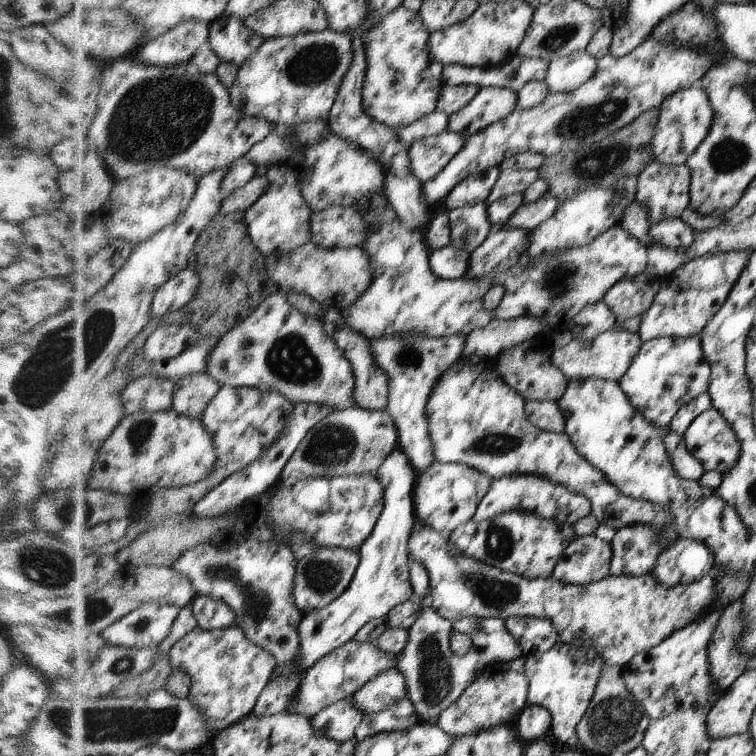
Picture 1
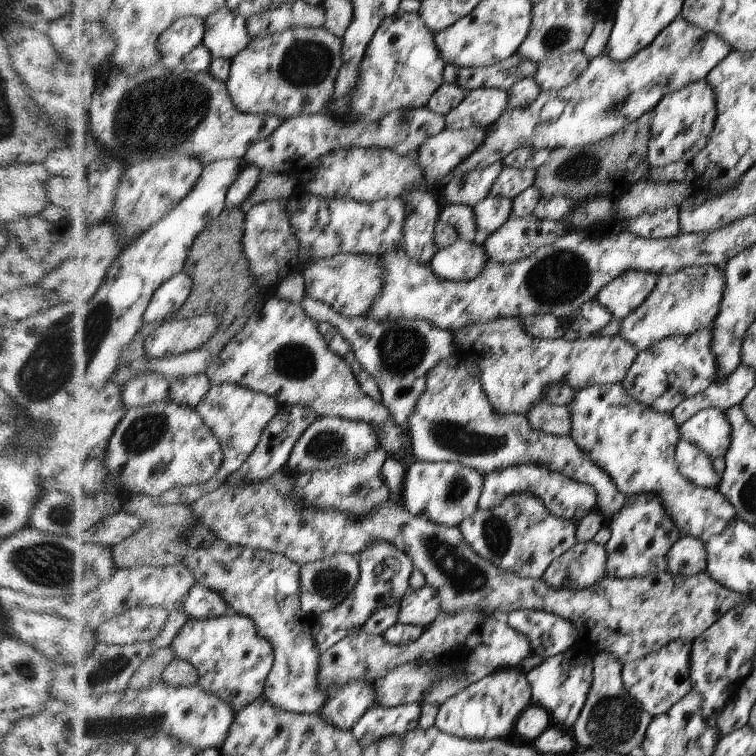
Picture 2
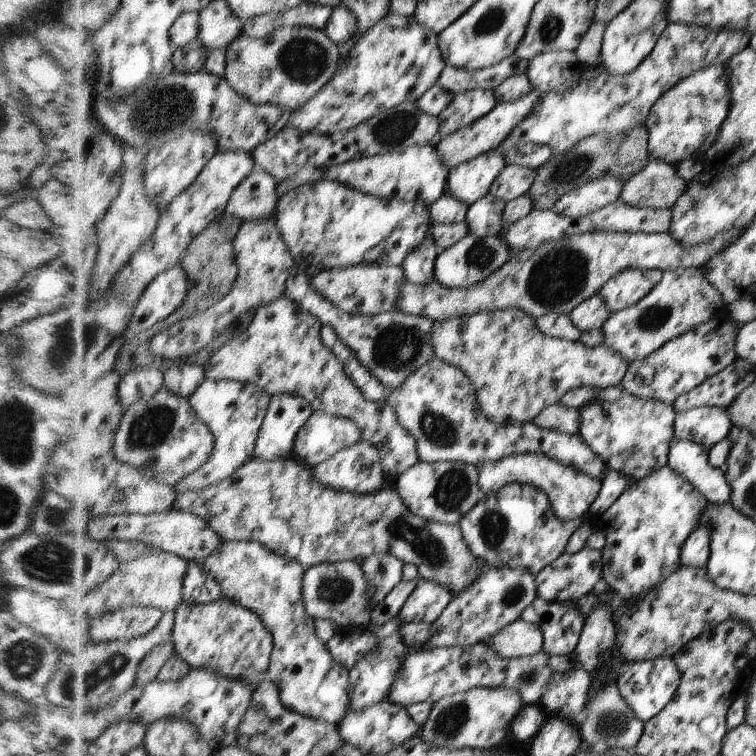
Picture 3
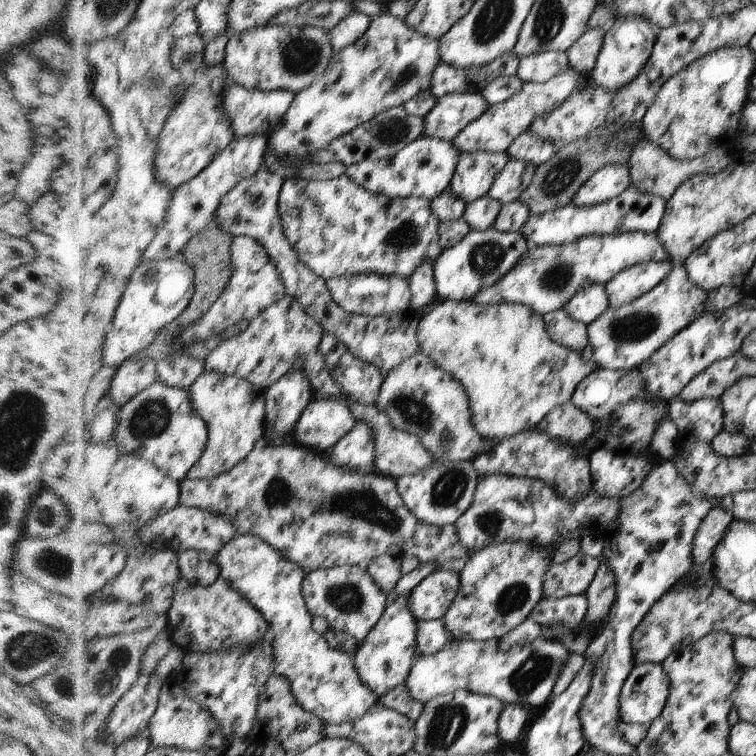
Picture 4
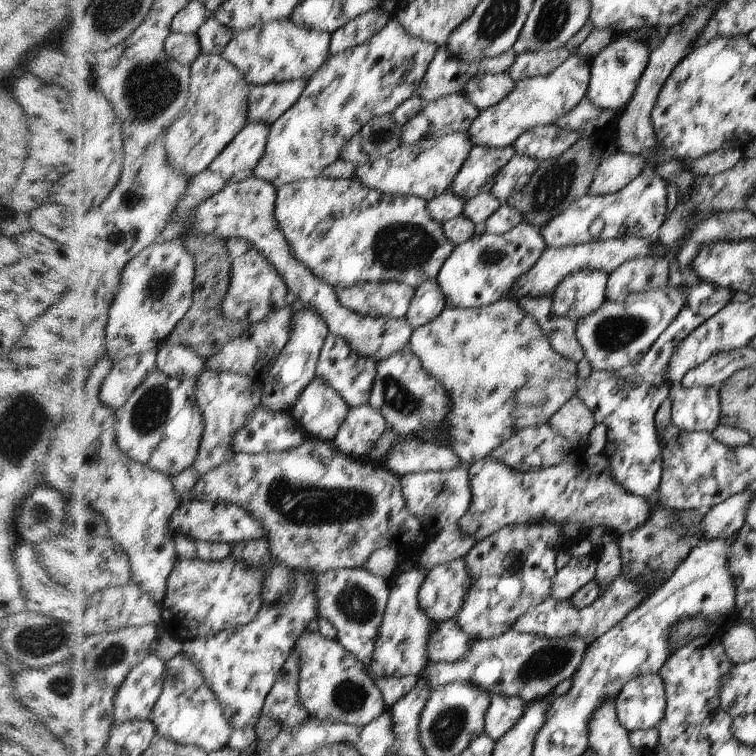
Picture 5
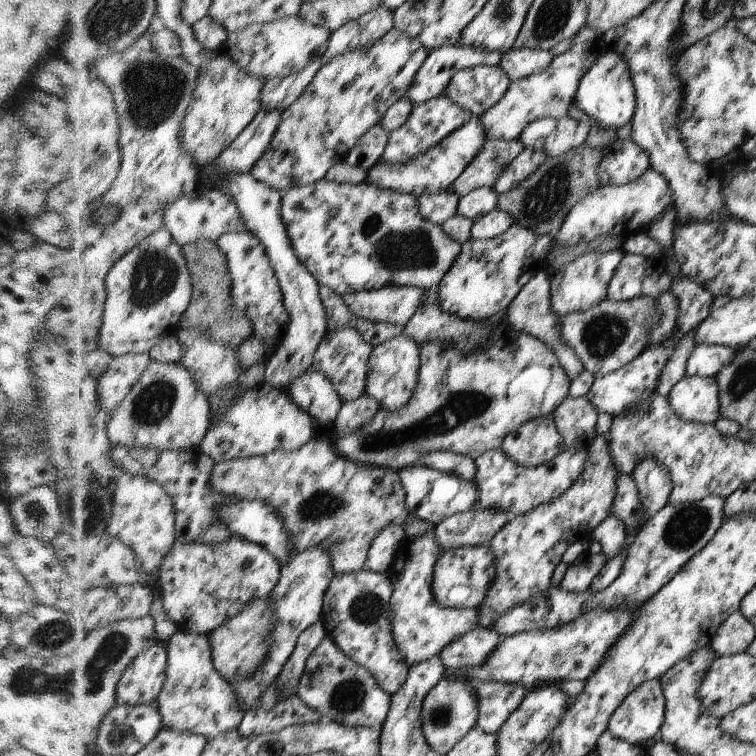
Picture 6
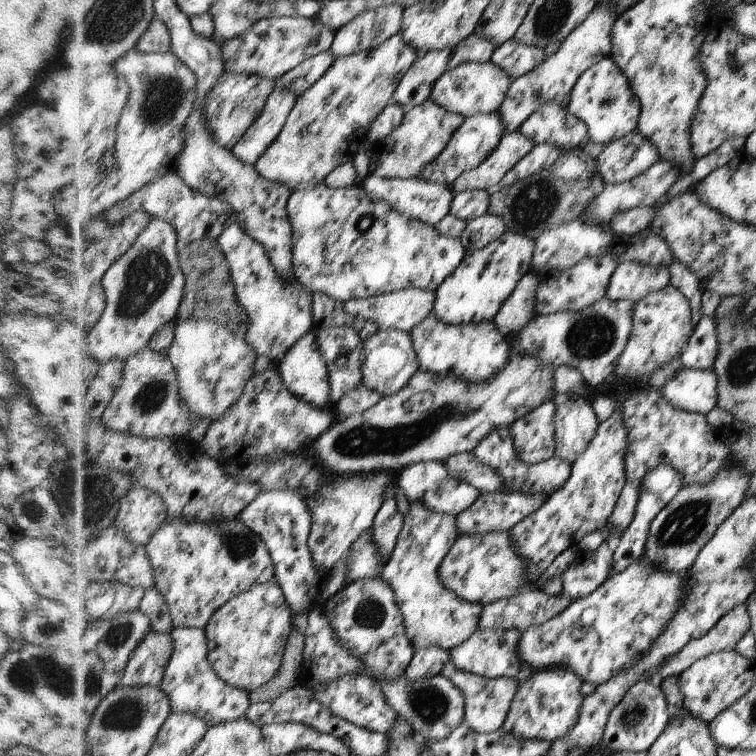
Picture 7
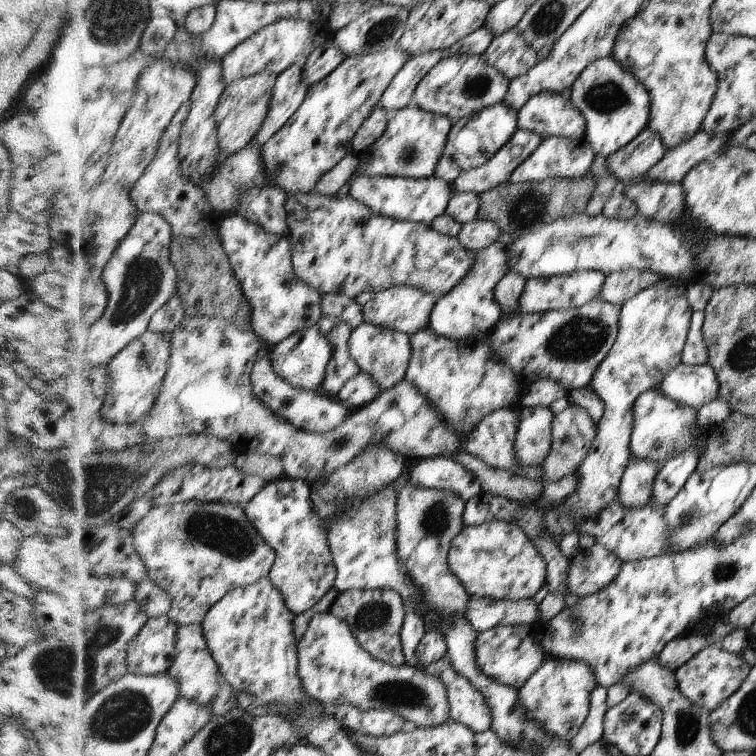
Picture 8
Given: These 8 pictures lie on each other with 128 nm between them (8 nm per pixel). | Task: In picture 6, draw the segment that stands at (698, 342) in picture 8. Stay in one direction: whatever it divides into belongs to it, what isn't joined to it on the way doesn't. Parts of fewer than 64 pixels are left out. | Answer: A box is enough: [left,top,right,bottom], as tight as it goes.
[684,344,738,377]

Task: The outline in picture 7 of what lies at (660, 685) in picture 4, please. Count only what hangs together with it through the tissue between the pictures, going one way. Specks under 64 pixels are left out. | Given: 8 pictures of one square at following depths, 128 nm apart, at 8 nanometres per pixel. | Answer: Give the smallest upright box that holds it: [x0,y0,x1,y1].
[600,680,670,753]

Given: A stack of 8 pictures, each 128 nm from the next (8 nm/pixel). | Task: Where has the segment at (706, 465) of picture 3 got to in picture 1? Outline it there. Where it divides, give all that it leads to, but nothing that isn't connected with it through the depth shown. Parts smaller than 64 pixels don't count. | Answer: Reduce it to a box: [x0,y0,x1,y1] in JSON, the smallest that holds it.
[665,431,705,481]

